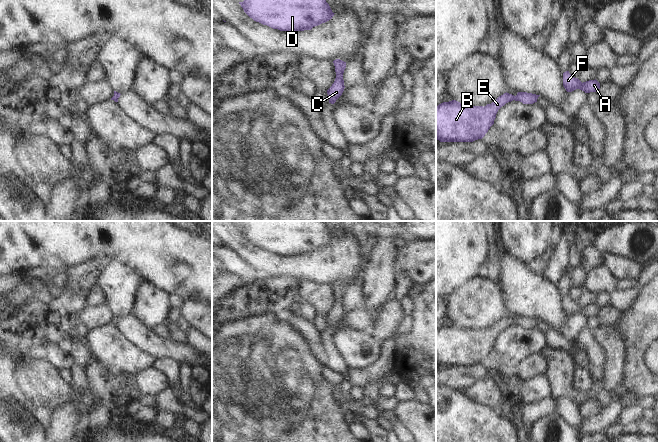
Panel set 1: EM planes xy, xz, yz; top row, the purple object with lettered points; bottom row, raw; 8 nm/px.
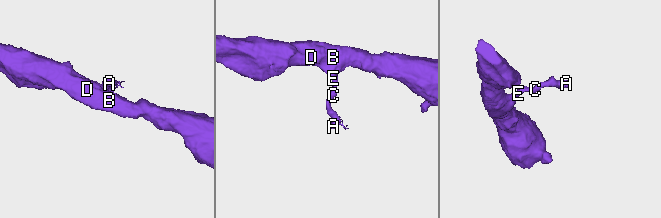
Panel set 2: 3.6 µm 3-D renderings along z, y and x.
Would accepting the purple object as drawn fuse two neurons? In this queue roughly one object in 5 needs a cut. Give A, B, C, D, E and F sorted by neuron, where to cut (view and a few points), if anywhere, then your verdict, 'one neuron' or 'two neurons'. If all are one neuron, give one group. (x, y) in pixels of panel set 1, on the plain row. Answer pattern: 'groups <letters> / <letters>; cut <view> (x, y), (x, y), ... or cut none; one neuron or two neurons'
groups A B C D E F; cut none; one neuron

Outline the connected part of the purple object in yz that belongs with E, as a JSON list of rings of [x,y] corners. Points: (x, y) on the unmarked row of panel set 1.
[[[504,317],[486,330],[469,330],[456,324],[436,330],[436,363],[440,366],[473,366],[482,363],[494,348],[498,334],[513,324],[523,328],[537,326],[540,319]]]

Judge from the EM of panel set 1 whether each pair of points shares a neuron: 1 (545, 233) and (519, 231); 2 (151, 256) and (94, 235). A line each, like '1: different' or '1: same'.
1: same
2: same

